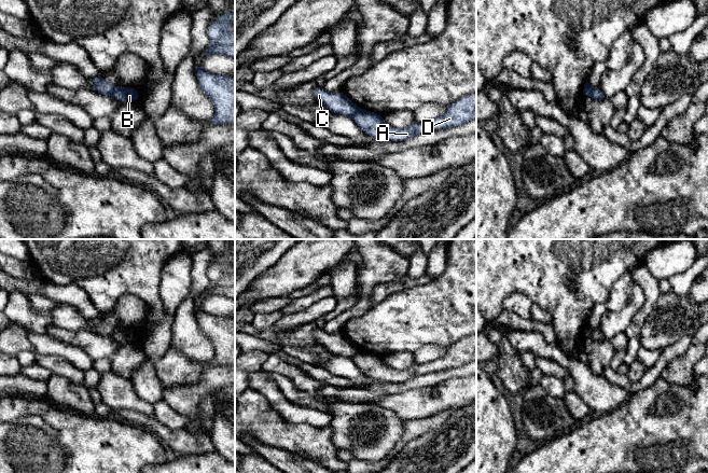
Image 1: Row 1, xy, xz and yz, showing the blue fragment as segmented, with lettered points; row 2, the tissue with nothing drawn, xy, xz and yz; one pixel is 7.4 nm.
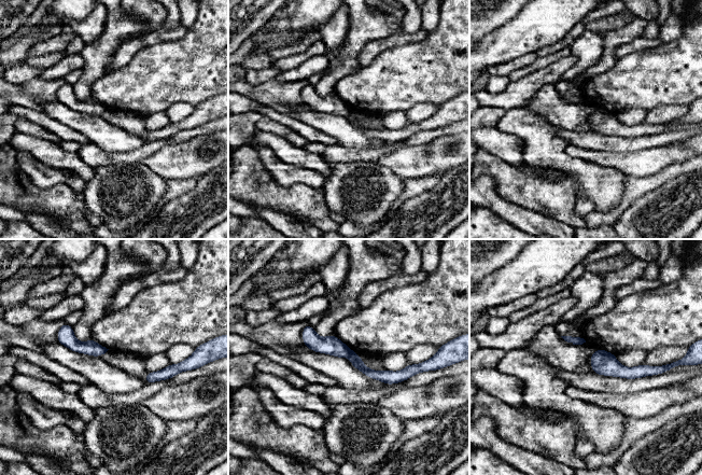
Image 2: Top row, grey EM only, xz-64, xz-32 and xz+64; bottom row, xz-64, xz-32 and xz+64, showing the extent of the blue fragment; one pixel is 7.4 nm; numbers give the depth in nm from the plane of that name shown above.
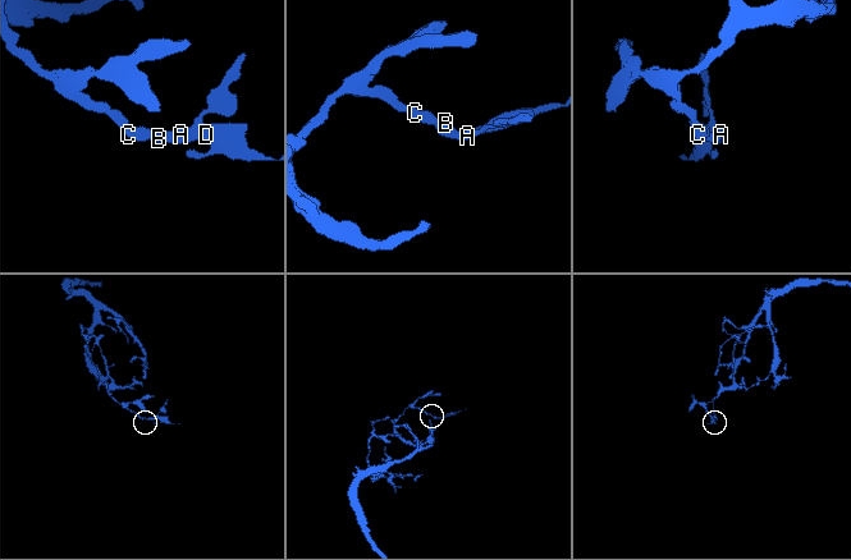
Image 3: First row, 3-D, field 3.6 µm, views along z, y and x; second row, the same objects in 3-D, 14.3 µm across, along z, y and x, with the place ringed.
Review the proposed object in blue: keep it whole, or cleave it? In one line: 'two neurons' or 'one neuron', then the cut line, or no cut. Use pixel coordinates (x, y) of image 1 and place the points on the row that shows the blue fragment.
two neurons; cut xy (115, 86), (111, 94)

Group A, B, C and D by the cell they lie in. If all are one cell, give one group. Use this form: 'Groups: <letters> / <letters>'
Groups: A B D / C

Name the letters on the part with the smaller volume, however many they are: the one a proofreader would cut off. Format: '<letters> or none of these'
A, B, D

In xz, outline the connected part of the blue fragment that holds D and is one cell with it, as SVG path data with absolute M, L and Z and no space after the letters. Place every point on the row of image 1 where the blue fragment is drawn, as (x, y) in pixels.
M476 93L467 95L447 106L447 111L443 115L427 123L414 122L406 128L387 125L381 114L364 109L359 109L352 115L352 120L364 134L372 138L392 141L403 141L426 131L459 126L474 119L476 119Z

